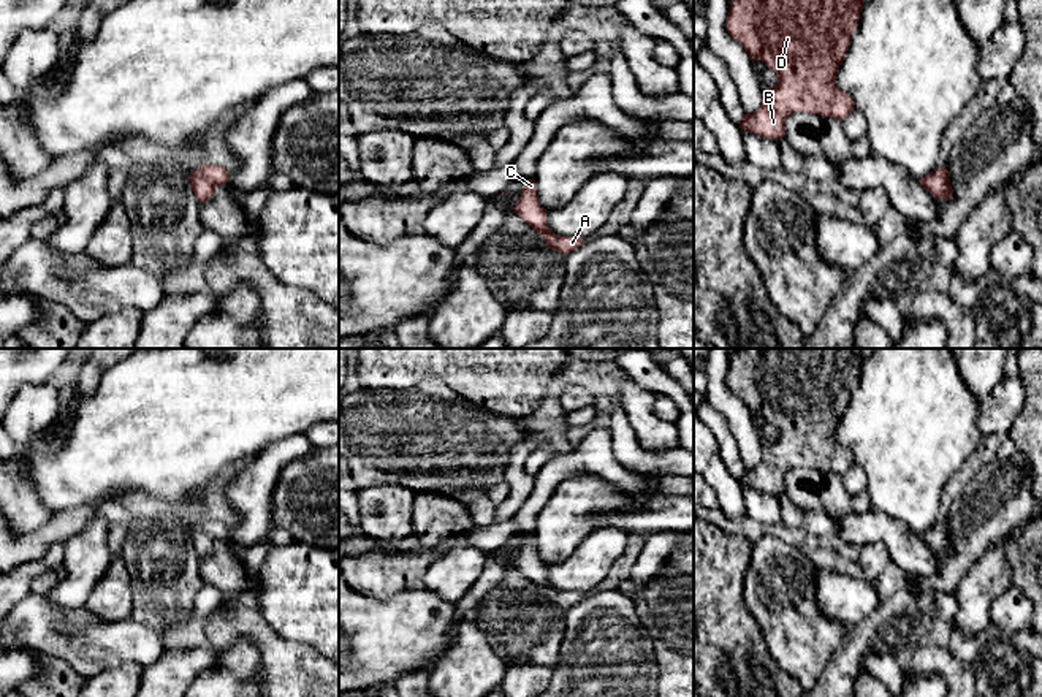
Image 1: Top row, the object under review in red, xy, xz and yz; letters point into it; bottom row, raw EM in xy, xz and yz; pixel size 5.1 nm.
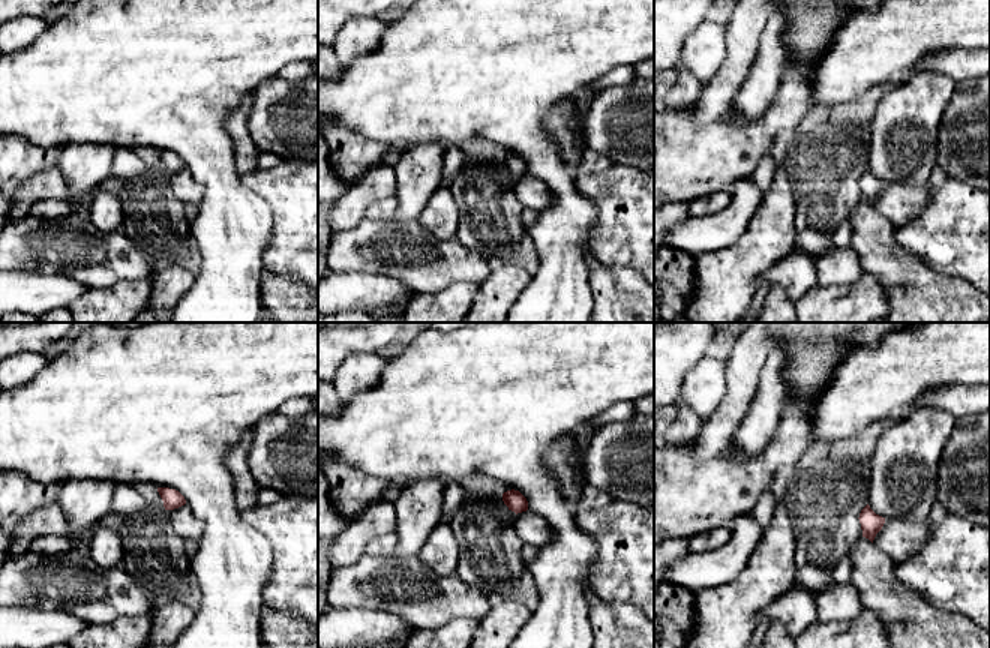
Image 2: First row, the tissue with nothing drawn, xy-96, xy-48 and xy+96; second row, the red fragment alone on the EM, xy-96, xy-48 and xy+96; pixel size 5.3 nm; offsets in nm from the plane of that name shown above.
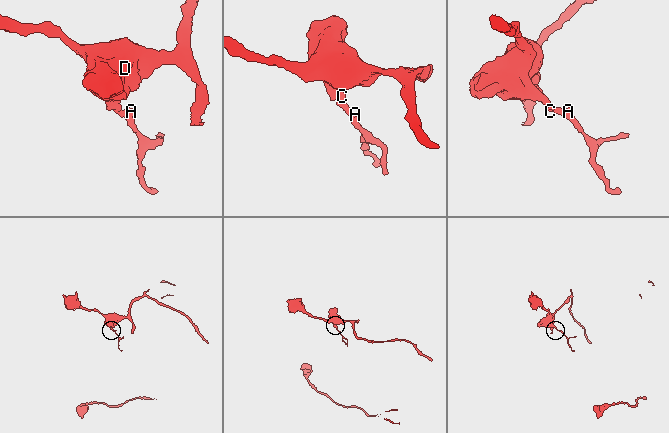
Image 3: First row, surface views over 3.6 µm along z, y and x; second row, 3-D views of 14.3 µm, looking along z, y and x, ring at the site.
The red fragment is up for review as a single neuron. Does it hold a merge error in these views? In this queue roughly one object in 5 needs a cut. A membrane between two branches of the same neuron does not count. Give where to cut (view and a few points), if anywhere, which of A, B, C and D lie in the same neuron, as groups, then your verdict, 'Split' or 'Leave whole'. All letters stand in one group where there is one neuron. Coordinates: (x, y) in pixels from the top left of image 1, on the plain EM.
No split. Groups: A B C D. Leave whole

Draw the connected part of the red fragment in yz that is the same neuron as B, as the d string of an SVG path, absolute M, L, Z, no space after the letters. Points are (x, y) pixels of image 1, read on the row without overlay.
M741 348L730 358L727 385L751 415L762 415L778 431L773 444L762 447L762 459L754 469L744 469L740 483L762 493L785 493L785 477L795 467L819 469L844 475L854 464L852 451L836 440L836 428L858 383L865 355L860 348Z

